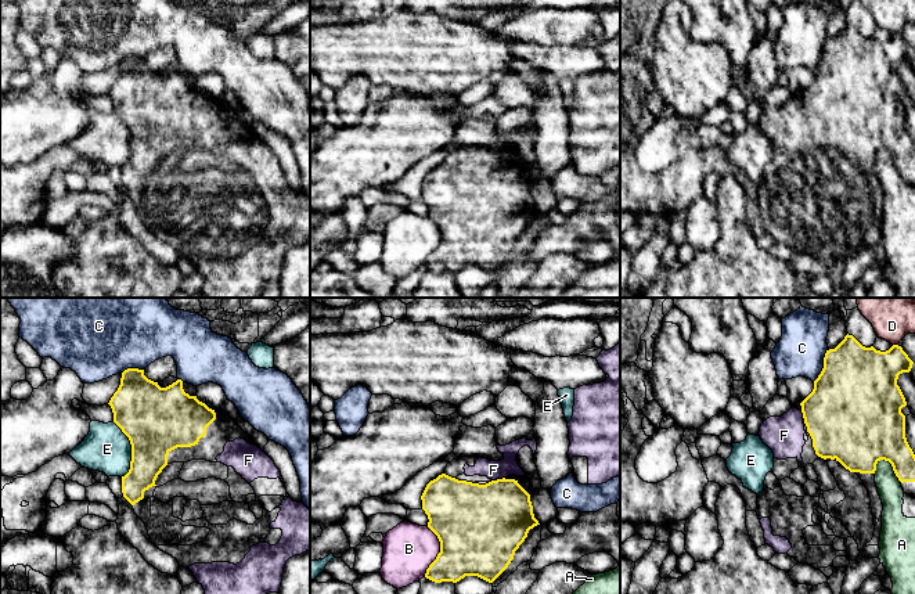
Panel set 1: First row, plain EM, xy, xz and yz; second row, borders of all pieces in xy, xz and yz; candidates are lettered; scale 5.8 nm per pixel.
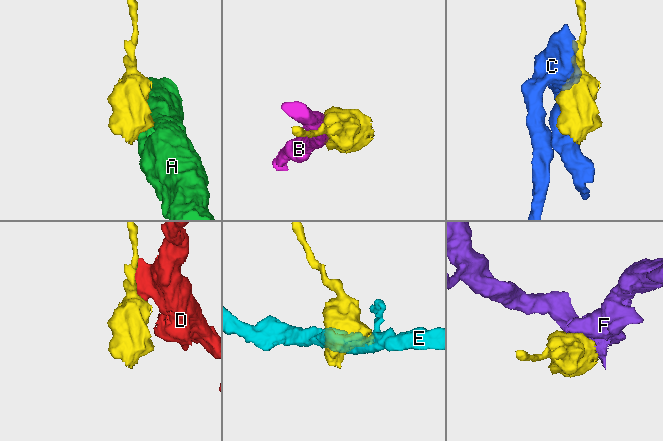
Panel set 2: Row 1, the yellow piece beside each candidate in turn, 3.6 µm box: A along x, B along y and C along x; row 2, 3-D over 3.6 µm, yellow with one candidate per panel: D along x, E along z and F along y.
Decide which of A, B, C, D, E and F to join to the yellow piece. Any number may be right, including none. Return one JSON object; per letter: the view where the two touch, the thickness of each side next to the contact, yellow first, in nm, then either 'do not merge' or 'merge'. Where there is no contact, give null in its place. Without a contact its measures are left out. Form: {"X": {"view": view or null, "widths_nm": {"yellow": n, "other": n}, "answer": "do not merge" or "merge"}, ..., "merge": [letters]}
{"A": {"view": "yz", "widths_nm": {"yellow": 380, "other": 140}, "answer": "do not merge"}, "B": {"view": "xz", "widths_nm": {"yellow": 460, "other": 300}, "answer": "do not merge"}, "C": {"view": "yz", "widths_nm": {"yellow": 480, "other": 280}, "answer": "do not merge"}, "D": {"view": "yz", "widths_nm": {"yellow": 340, "other": 190}, "answer": "do not merge"}, "E": {"view": "xy", "widths_nm": {"yellow": 380, "other": 280}, "answer": "do not merge"}, "F": {"view": "xz", "widths_nm": {"yellow": 440, "other": 110}, "answer": "merge"}, "merge": ["F"]}

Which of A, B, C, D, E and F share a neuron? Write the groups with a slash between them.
A / B D / C / E / F

